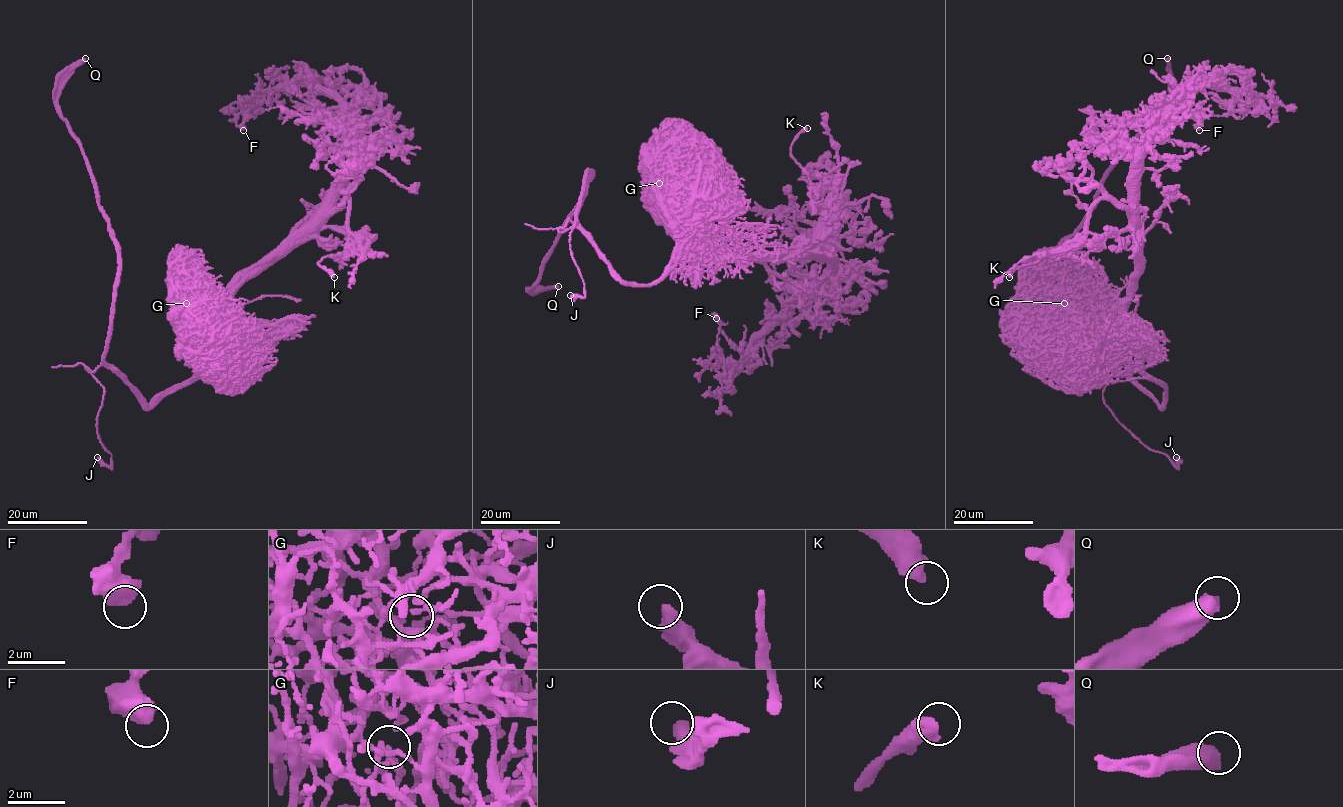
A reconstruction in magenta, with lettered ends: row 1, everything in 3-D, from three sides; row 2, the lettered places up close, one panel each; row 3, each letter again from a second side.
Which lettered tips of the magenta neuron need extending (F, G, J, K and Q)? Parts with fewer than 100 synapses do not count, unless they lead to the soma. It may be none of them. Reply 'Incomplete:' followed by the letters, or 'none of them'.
Incomplete: Q

